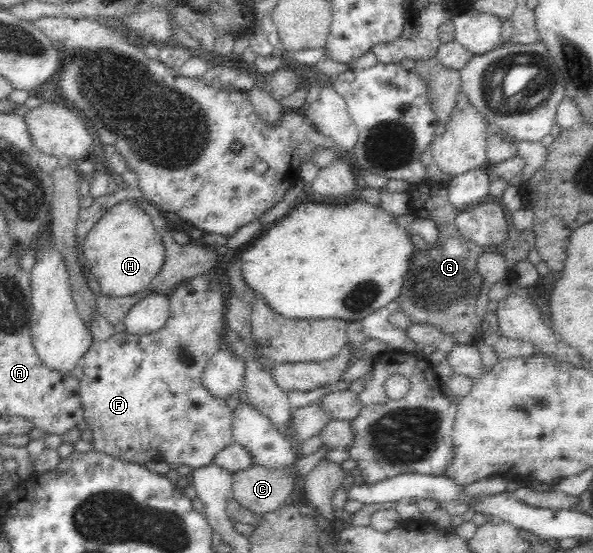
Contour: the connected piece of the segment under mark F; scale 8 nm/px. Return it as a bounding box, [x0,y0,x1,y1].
[79,272,233,469]

